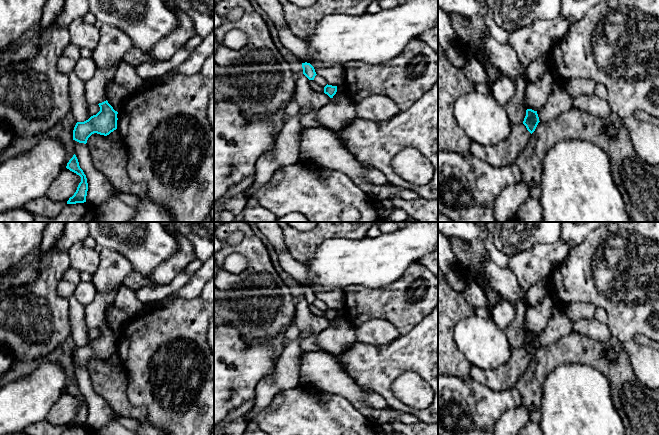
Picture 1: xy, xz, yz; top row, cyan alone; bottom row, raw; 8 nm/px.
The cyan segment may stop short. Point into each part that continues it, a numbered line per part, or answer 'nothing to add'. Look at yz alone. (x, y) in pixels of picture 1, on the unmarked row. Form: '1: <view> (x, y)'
nothing to add

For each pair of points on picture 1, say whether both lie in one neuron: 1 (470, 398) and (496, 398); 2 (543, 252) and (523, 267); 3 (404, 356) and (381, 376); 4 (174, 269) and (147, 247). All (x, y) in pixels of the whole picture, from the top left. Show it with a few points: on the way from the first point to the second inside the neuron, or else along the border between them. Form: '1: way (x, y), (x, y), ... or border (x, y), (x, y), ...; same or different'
1: way (476, 398), (490, 398); same
2: way (538, 257), (534, 261), (526, 262); same
3: way (398, 361), (387, 372); same
4: border (176, 240), (176, 251), (148, 277); different

